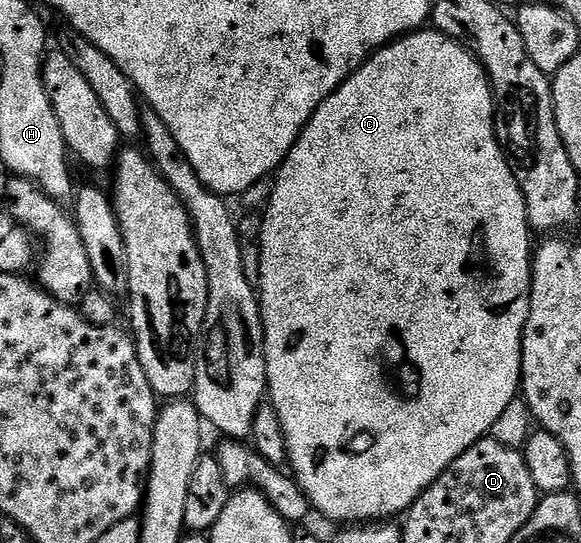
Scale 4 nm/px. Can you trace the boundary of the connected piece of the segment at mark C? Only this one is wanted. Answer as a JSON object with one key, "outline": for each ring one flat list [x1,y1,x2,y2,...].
{"outline":[[421,28,421,29,418,29,418,30,413,30,413,31,412,31,412,33,411,33,411,34,406,34,406,35,404,35,404,37,403,37,403,38,397,38,397,39,396,39,396,41,395,41,395,42,389,42,389,43,388,43,388,45,386,45,386,46,383,46,383,48,382,48,382,49,380,49,380,50,377,50,377,51,376,51,376,53,374,53,374,54,369,54,369,55,368,55,368,57,367,57,367,58,365,58,365,60,364,60,364,62,363,62,363,64,361,64,361,66,360,66,360,67,359,67,359,68,358,68,358,69,357,69,357,70,353,70,353,71,352,71,352,75,350,75,350,77,349,77,349,78,347,78,347,80,346,80,346,81,345,81,345,82,344,82,344,83,342,83,342,85,341,85,341,86,340,86,340,87,339,87,339,88,337,88,337,90,335,90,335,91,334,91,334,93,332,93,332,95,330,95,330,96,329,96,329,97,328,97,328,98,327,98,327,100,326,100,326,101,324,101,324,102,323,102,323,104,321,104,321,106,320,106,320,107,318,107,318,108,317,108,317,110,316,110,316,111,315,111,315,112,314,112,314,116,310,116,310,120,309,120,309,121,308,121,308,122,307,122,307,123,306,123,306,124,305,124,305,125,304,125,304,131,302,131,302,133,301,133,301,134,300,134,300,135,299,135,299,136,298,136,298,140,297,140,297,141,296,141,296,143,295,143,295,144,294,144,294,148,290,148,290,152,289,152,289,153,288,153,288,155,287,155,287,156,286,156,286,160,285,160,285,161,284,161,284,163,282,163,282,164,281,164,281,165,280,165,280,169,279,169,279,170,277,170,277,171,276,171,276,173,275,173,275,175,274,175,274,181,273,181,273,183,272,183,272,195,271,195,271,196,270,196,270,200,269,200,269,201,268,201,268,205,267,205,267,206,265,206,265,207,263,207,263,210,262,210,262,215,263,215,263,222,262,222,262,224,261,224,261,234,260,234,260,237,259,237,259,239,258,239,258,245,259,245,259,247,260,247,260,281,259,281,259,283,258,283,258,297,259,297,259,299,260,299,260,319,261,319,261,320,262,320,262,324,263,324,263,325,264,325,264,355,265,355,265,356,266,356,266,364,267,364,267,365,268,365,268,388,267,388,267,391,266,391,266,394,267,394,267,397,268,397,268,398,269,398,269,399,270,399,270,405,271,405,271,406,272,406,272,407,273,407,273,408,275,408,275,410,276,410,276,411,277,411,277,412,278,412,278,420,279,420,279,421,280,421,280,427,281,427,281,428,282,428,282,432,283,432,283,433,284,433,284,443,285,443,285,444,286,444,286,452,287,452,287,453,288,453,288,461,287,461,287,465,288,465,288,466,289,466,289,467,290,467,290,473,291,473,291,475,292,475,292,477,293,477,293,478,295,478,295,480,296,480,296,483,298,483,298,485,300,485,300,487,301,487,301,488,302,488,302,492,303,492,303,493,304,493,304,495,306,495,306,496,307,496,307,497,308,497,308,501,309,501,309,503,310,503,310,506,311,506,311,509,312,509,312,510,313,510,313,511,315,511,315,513,316,513,316,510,317,510,317,512,318,512,318,513,320,513,320,514,325,514,325,516,326,516,326,517,328,517,328,518,333,518,333,520,334,520,334,521,336,521,336,522,340,522,340,523,336,523,336,524,367,524,367,523,369,523,369,522,371,522,371,521,373,521,373,520,392,520,392,519,395,519,395,518,396,518,396,517,397,517,397,516,396,516,396,515,395,515,395,514,400,514,400,515,403,515,403,514,404,514,404,513,405,513,405,512,406,512,406,511,408,511,408,510,409,510,409,508,410,508,410,507,411,507,411,506,412,506,412,505,413,505,413,504,414,504,414,503,416,503,416,501,417,501,417,500,418,500,418,496,422,496,422,492,426,492,426,488,430,488,430,487,431,487,431,486,433,486,433,485,434,485,434,483,435,483,435,482,437,482,437,480,439,480,439,479,440,479,440,477,441,477,441,476,442,476,442,472,446,472,446,468,450,468,450,464,454,464,454,460,458,460,458,456,462,456,462,452,466,452,466,448,470,448,470,447,471,447,471,446,472,446,472,445,474,445,474,444,475,444,475,442,476,442,476,441,478,441,478,439,479,439,479,438,486,438,486,437,489,437,489,435,491,435,491,433,492,433,492,429,493,429,493,428,494,428,494,420,498,420,498,416,502,416,502,412,503,412,503,410,505,410,505,409,506,409,506,407,508,407,508,405,510,405,510,403,512,403,512,402,513,402,513,401,514,401,514,399,515,399,515,398,516,398,516,397,517,397,517,396,518,396,518,395,519,395,519,394,520,394,520,364,521,364,521,362,522,362,522,340,523,340,523,339,524,339,524,325,525,325,525,324,526,324,526,320,527,320,527,319,528,319,528,313,529,313,529,312,530,312,530,296,531,296,531,295,532,295,532,259,533,259,533,257,534,257,534,241,533,241,533,242,532,242,532,238,531,238,531,236,532,236,532,237,533,237,533,235,532,235,532,234,531,234,531,233,530,233,530,227,529,227,529,224,528,224,528,213,527,213,527,212,526,212,526,200,525,200,525,199,524,199,524,197,523,197,523,196,522,196,522,192,521,192,521,191,520,191,520,185,519,185,519,184,518,184,518,180,517,180,517,179,516,179,516,172,515,172,515,170,513,170,513,169,512,169,512,163,511,163,511,161,509,161,509,159,508,159,508,158,507,158,507,157,506,157,506,155,505,155,505,152,504,152,504,148,503,148,503,146,501,146,501,144,500,144,500,142,499,142,499,140,498,140,498,139,497,139,497,138,496,138,496,119,495,119,495,116,496,116,496,106,495,106,495,104,493,104,493,103,492,103,492,86,491,86,491,84,490,84,490,83,489,83,489,82,488,82,488,73,486,73,486,71,484,71,484,66,483,66,483,64,481,64,481,62,479,62,479,60,477,60,477,59,476,59,476,55,475,55,475,54,473,54,473,53,472,53,472,51,471,51,471,50,469,50,469,49,468,49,468,47,467,47,467,46,465,46,465,45,463,45,463,44,461,44,461,43,459,43,459,42,457,42,457,41,456,41,456,39,454,39,454,38,447,38,447,37,446,37,446,36,445,36,445,35,444,35,444,34,441,34,441,33,440,33,440,31,439,31,439,30,437,30,437,29,435,29,435,28]]}

